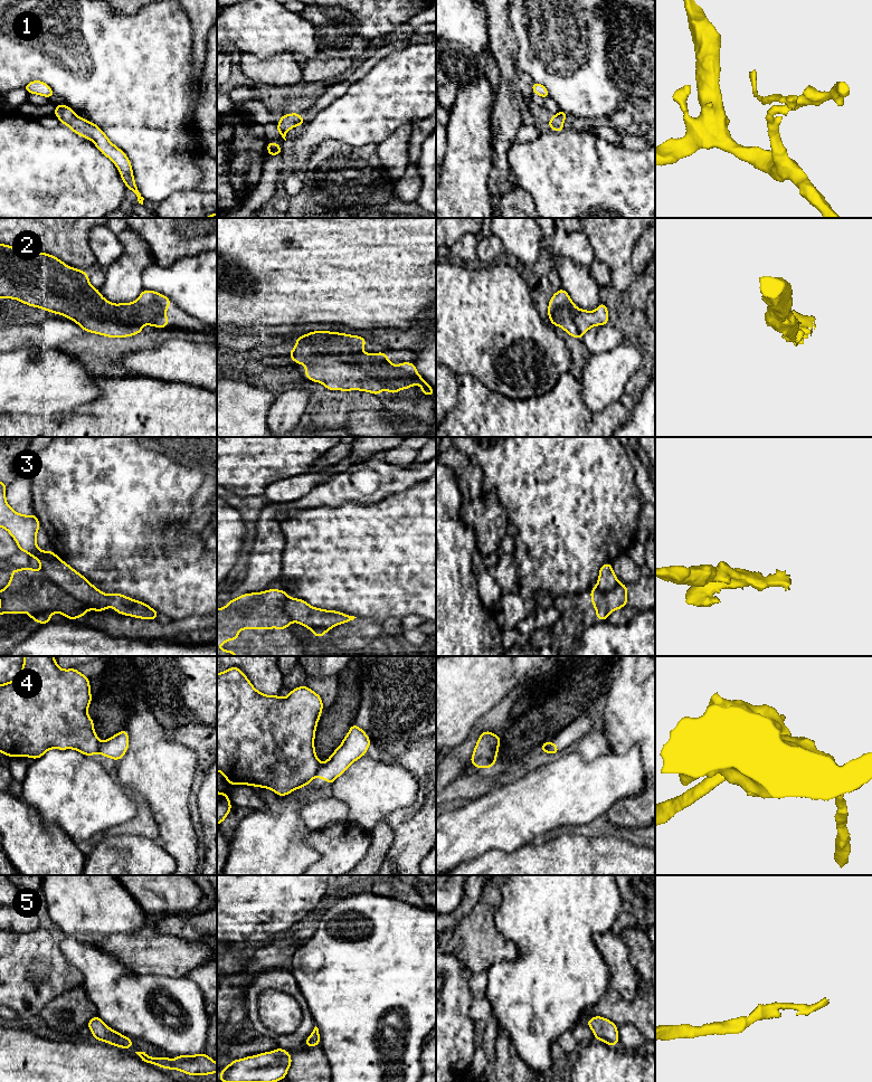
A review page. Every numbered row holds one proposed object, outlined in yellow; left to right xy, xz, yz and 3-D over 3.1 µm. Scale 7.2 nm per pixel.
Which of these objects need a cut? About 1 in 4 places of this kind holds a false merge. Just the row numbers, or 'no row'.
3, 4

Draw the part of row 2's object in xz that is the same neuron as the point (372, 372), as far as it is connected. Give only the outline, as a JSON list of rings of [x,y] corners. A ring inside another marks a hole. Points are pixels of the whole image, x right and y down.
[[[313,331],[296,338],[294,349],[288,353],[297,364],[305,364],[305,376],[313,382],[321,382],[329,390],[360,390],[378,397],[382,390],[396,393],[415,385],[421,386],[421,393],[434,397],[433,388],[419,376],[414,363],[392,364],[386,352],[363,353],[366,339],[345,333]]]

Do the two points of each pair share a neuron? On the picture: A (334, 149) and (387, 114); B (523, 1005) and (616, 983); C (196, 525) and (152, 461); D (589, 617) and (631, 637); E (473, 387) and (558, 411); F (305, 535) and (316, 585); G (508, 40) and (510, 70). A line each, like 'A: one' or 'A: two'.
A: two
B: two
C: two
D: two
E: one
F: one
G: one

